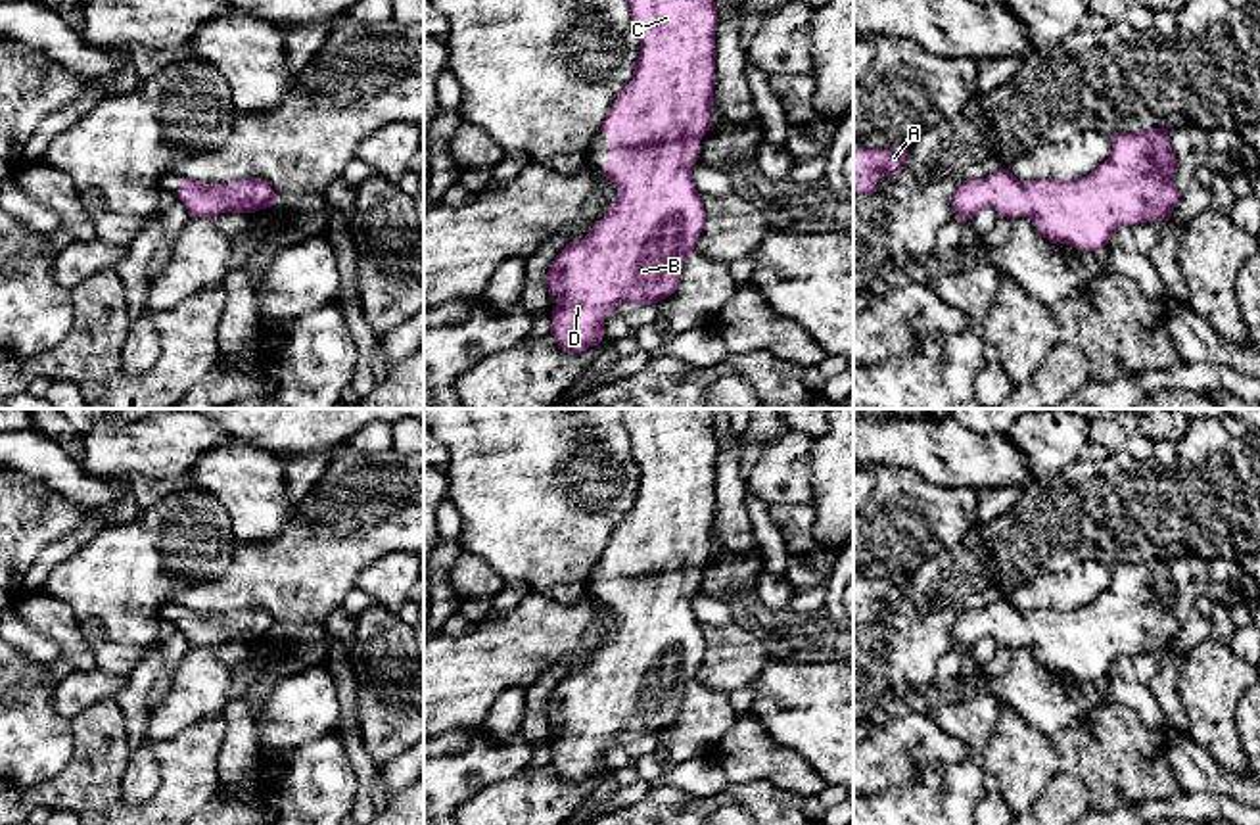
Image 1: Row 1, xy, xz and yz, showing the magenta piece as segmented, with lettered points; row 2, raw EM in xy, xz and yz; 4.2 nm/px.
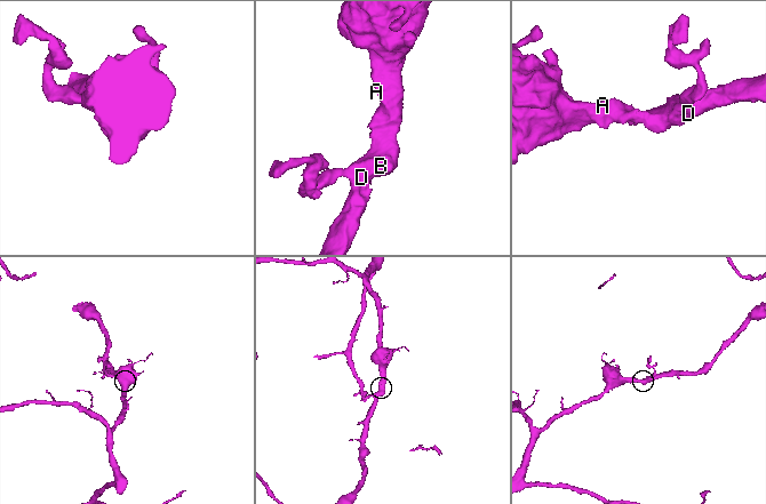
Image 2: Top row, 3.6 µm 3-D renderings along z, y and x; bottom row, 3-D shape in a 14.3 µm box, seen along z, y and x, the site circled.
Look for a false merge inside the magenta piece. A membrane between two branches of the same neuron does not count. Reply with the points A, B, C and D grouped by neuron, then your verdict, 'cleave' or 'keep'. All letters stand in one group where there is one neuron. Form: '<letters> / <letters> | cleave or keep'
A B C D | keep

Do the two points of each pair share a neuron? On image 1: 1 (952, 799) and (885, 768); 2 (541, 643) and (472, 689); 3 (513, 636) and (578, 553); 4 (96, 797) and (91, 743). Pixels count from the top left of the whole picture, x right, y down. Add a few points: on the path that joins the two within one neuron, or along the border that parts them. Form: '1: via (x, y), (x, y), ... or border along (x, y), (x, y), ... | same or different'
1: border along (956, 762), (931, 762), (906, 783), (873, 797) | different
2: via (524, 643), (490, 672) | same
3: border along (532, 591), (562, 603), (574, 603), (585, 593) | different
4: via (94, 783), (94, 756) | same

